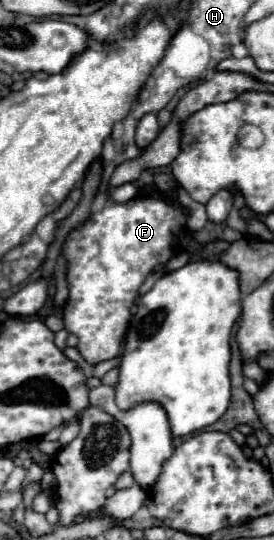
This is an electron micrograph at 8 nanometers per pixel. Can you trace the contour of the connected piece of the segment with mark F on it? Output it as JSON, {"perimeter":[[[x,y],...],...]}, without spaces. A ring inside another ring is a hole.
{"perimeter":[[[133,198],[125,204],[109,200],[105,208],[73,230],[65,242],[69,300],[65,304],[65,328],[79,338],[79,352],[89,364],[99,364],[121,352],[131,318],[131,306],[139,286],[157,264],[173,256],[171,240],[185,228],[185,214],[159,198]]]}

